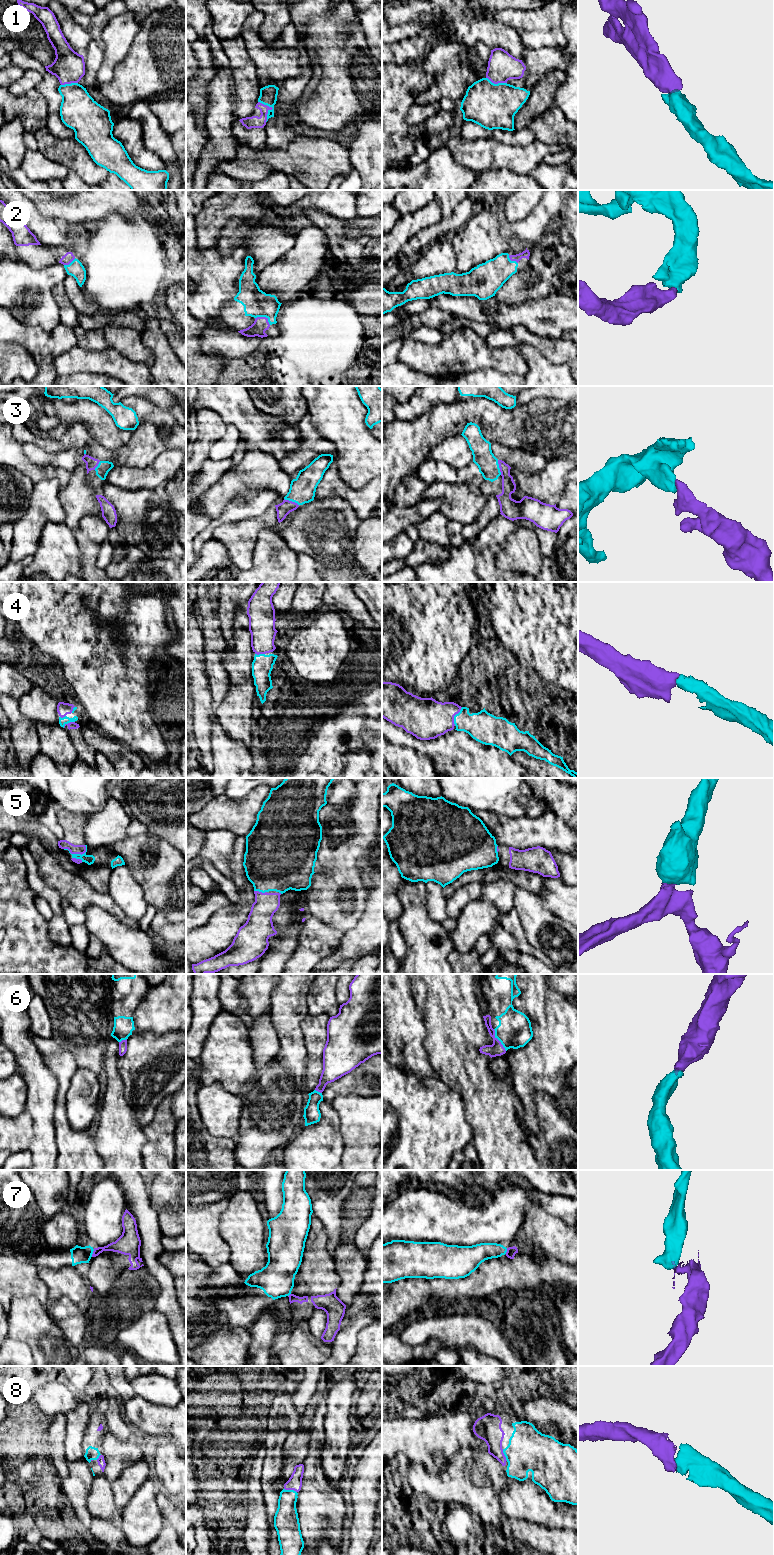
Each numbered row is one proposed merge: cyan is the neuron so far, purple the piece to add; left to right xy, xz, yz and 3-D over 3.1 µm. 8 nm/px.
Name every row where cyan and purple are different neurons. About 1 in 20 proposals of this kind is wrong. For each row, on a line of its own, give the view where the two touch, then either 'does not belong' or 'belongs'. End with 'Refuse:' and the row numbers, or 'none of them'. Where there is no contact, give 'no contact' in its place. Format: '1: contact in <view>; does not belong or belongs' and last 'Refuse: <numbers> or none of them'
1: contact in xz; belongs
2: contact in xz; belongs
3: contact in xz; belongs
4: contact in yz; belongs
5: contact in xy; belongs
6: contact in yz; belongs
7: contact in xy; does not belong
8: contact in xz; belongs
Refuse: 7

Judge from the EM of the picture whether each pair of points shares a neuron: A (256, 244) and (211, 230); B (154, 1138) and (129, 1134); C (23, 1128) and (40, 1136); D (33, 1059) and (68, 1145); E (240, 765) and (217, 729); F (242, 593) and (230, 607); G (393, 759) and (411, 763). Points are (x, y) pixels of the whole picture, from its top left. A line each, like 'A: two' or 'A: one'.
A: two
B: two
C: two
D: two
E: one
F: one
G: one

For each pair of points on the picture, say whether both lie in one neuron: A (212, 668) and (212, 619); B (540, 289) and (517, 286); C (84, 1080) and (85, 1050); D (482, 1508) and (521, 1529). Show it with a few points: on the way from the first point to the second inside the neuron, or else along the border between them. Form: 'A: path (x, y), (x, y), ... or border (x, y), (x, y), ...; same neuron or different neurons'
A: path (212, 656), (212, 631); same neuron
B: path (534, 292), (523, 292); same neuron
C: border (78, 1067), (89, 1069), (101, 1077); different neurons
D: border (507, 1518), (499, 1527); different neurons

